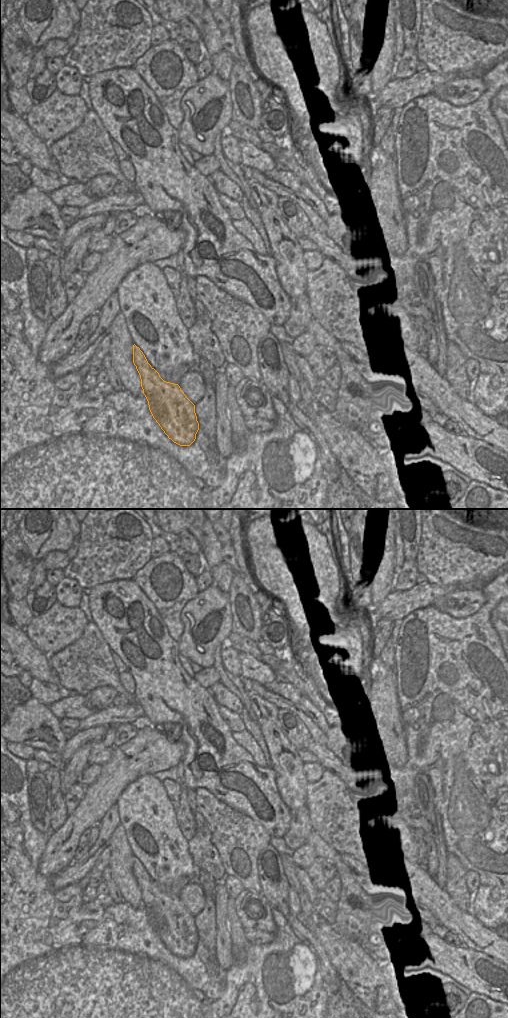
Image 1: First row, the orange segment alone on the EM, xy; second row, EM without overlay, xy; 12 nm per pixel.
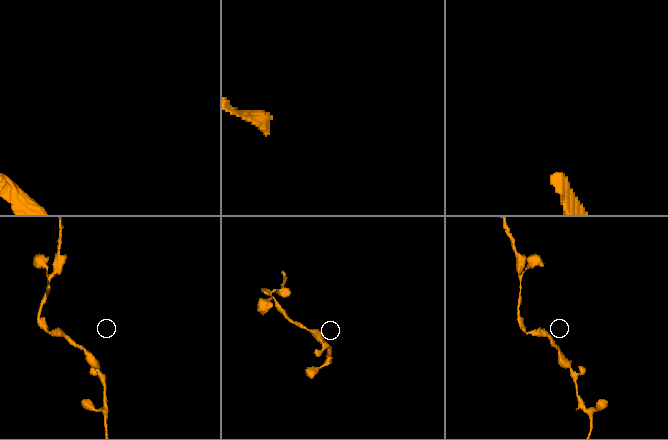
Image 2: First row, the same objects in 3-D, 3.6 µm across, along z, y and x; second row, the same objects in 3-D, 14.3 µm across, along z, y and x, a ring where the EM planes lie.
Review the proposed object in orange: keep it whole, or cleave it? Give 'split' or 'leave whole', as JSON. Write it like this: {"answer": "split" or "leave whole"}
{"answer": "leave whole"}

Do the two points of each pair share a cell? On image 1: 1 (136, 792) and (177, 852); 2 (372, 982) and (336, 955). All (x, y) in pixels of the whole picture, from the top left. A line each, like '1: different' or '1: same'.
1: same
2: same

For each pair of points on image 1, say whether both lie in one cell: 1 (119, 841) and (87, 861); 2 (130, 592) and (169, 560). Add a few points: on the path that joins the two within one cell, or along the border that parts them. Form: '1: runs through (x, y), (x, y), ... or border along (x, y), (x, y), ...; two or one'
1: border along (118, 825), (107, 846); two
2: border along (133, 579), (153, 603); two

